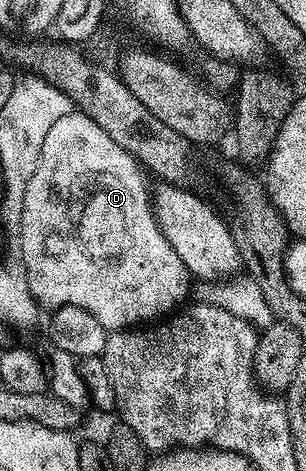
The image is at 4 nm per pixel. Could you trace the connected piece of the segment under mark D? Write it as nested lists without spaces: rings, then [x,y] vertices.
[[[74,109],[67,117],[59,117],[59,121],[55,121],[55,125],[51,125],[51,129],[47,129],[41,160],[31,177],[31,185],[27,185],[27,193],[23,197],[23,213],[19,228],[21,263],[25,266],[23,283],[29,288],[29,294],[37,302],[38,308],[56,309],[66,305],[75,305],[79,309],[87,309],[87,313],[91,313],[91,317],[95,317],[95,321],[99,321],[99,325],[103,325],[106,332],[111,332],[152,324],[154,321],[176,312],[186,302],[184,299],[185,294],[189,291],[191,276],[186,271],[179,254],[175,253],[175,249],[171,247],[170,241],[167,241],[167,237],[164,236],[157,224],[151,202],[151,184],[149,185],[145,178],[147,178],[146,172],[137,162],[137,158],[131,153],[127,153],[127,149],[115,145],[115,141],[111,141],[111,137],[107,137],[107,133],[103,133],[103,129],[99,129],[99,125],[95,125],[95,121],[91,121],[91,117],[82,115],[80,111]]]

